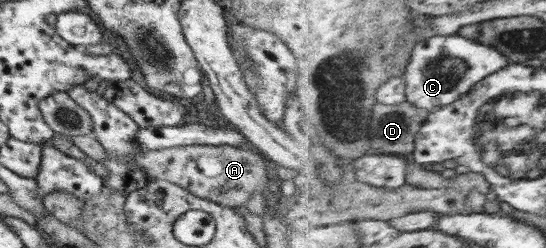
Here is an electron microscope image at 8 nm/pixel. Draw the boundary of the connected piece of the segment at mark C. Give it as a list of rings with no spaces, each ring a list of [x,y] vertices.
[[[437,35],[432,39],[418,41],[412,61],[405,75],[408,84],[408,103],[432,113],[456,103],[470,93],[475,85],[508,67],[512,59],[504,53],[482,43],[474,43],[460,35]]]

